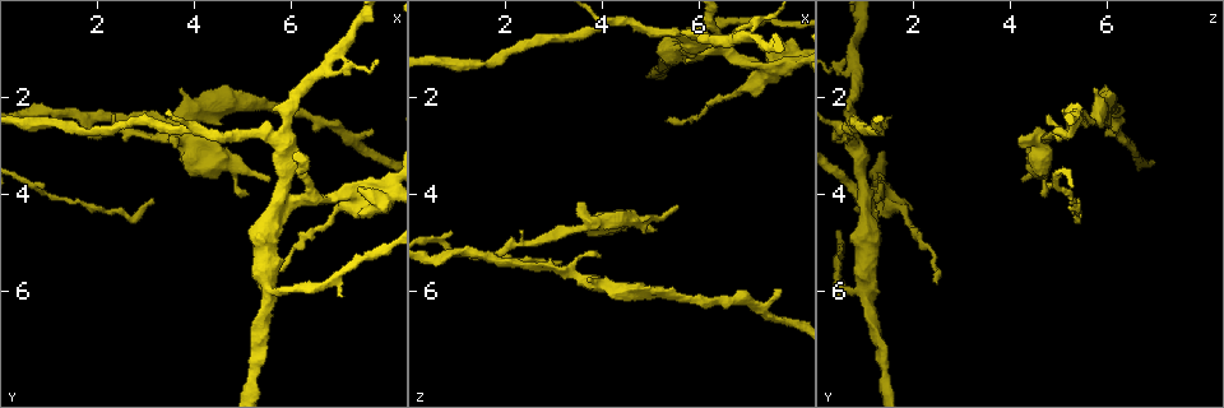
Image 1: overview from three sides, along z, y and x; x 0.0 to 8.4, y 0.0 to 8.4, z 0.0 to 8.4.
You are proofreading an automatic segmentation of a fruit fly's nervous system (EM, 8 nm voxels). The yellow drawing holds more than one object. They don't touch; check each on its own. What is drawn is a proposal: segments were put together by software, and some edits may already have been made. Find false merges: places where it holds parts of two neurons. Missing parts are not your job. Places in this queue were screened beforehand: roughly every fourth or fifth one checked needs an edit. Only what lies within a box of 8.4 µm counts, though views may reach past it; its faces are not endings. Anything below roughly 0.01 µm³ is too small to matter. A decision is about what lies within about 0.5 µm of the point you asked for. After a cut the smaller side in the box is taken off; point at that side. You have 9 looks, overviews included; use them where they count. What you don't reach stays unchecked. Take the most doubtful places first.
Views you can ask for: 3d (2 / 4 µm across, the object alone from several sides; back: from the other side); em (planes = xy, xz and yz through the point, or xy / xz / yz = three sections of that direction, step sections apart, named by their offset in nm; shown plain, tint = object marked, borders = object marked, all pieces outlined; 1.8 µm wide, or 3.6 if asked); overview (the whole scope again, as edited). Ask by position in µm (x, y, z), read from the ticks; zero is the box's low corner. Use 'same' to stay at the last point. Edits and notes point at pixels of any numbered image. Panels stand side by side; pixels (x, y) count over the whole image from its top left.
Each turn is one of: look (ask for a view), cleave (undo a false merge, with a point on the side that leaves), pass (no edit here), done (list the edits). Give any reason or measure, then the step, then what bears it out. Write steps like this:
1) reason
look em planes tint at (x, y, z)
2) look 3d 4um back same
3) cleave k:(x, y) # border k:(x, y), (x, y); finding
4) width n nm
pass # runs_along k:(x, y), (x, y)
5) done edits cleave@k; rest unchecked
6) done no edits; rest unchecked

four-way junction
look em planes tint at (7.60, 3.95, 1.40)

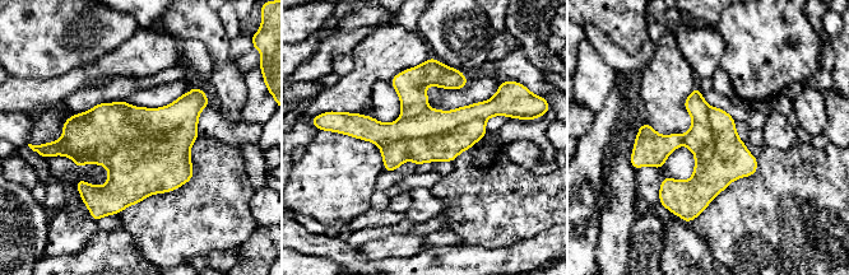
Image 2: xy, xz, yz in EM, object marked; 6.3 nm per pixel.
cleave 2:(98, 131) # part_leaving 2:(497, 112), (400, 130), (348, 129); a second neuron is stuck on

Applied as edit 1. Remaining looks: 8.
redraw
look overview

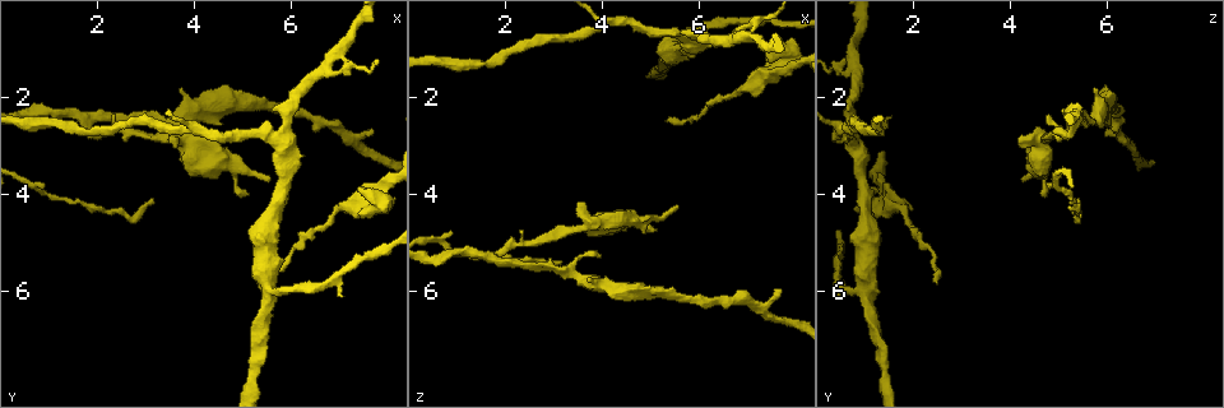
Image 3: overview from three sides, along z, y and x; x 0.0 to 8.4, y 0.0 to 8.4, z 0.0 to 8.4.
thick turns thin
look em xz step 16 tint at (5.55, 5.90, 0.95)

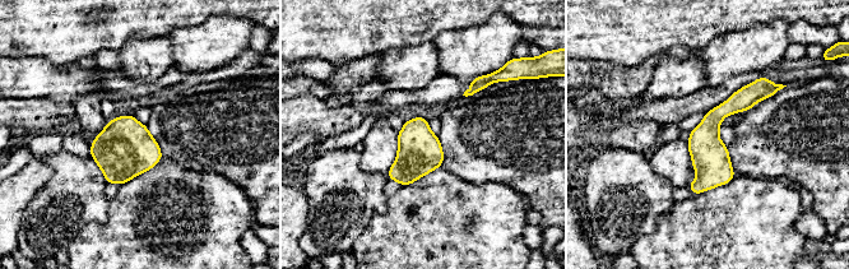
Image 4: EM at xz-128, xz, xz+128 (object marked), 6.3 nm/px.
look em planes borders same

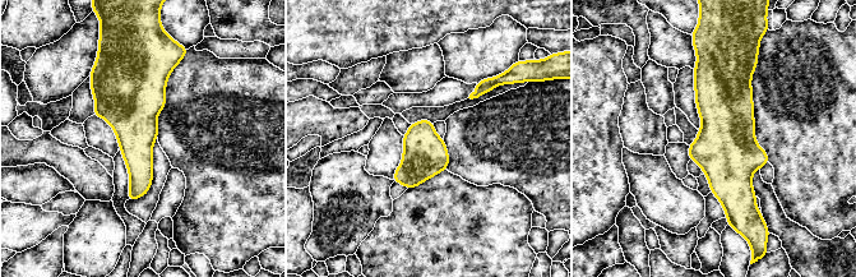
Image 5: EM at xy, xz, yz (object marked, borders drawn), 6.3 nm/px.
pass # all the same neuron

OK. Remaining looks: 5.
thin neck
look 3d 4um at (3.50, 2.45, 5.75)

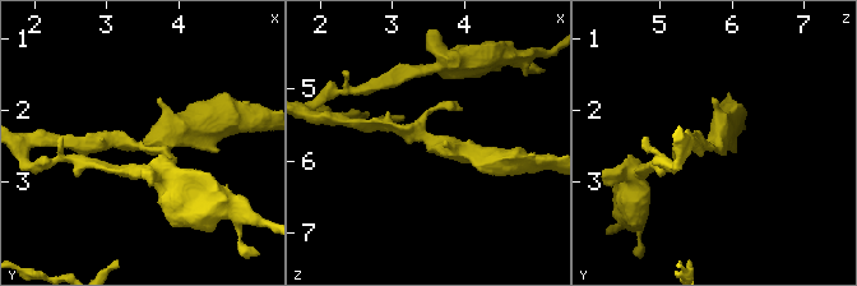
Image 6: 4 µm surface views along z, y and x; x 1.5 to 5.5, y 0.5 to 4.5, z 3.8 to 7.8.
need the tissue
look em xy step 4 tint at (3.50, 2.50, 5.70)

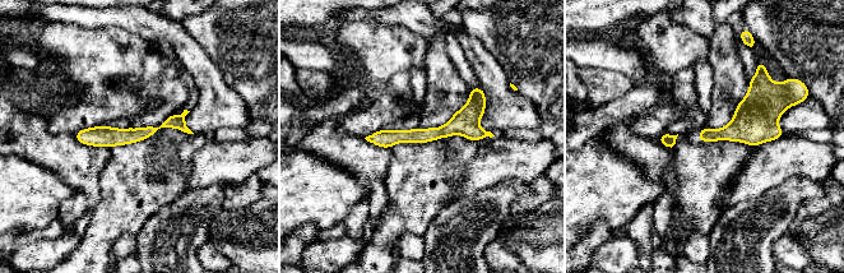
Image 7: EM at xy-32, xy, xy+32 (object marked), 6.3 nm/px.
pass # runs_along 7:(480, 91), (445, 132), (371, 138); continuous, no second neuron

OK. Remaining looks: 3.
branch point
look 3d 2um at (5.85, 2.95, 0.75)

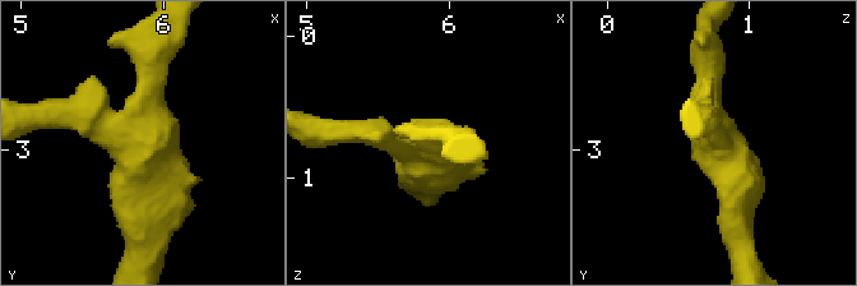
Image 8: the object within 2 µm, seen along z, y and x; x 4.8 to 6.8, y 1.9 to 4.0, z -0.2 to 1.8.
arms 3; arm_widths 190, 220, 240 nm; shape alone is not enough
look em planes tint at (5.80, 2.90, 0.74)

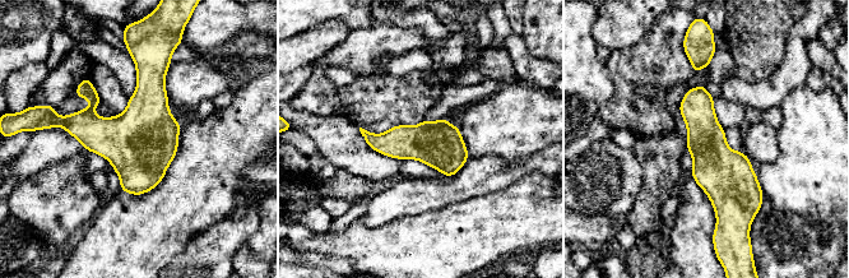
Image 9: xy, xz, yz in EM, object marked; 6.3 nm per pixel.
width 280 nm
pass # continuous, no second neuron

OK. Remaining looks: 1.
done edits cleave@2; rest unchecked

